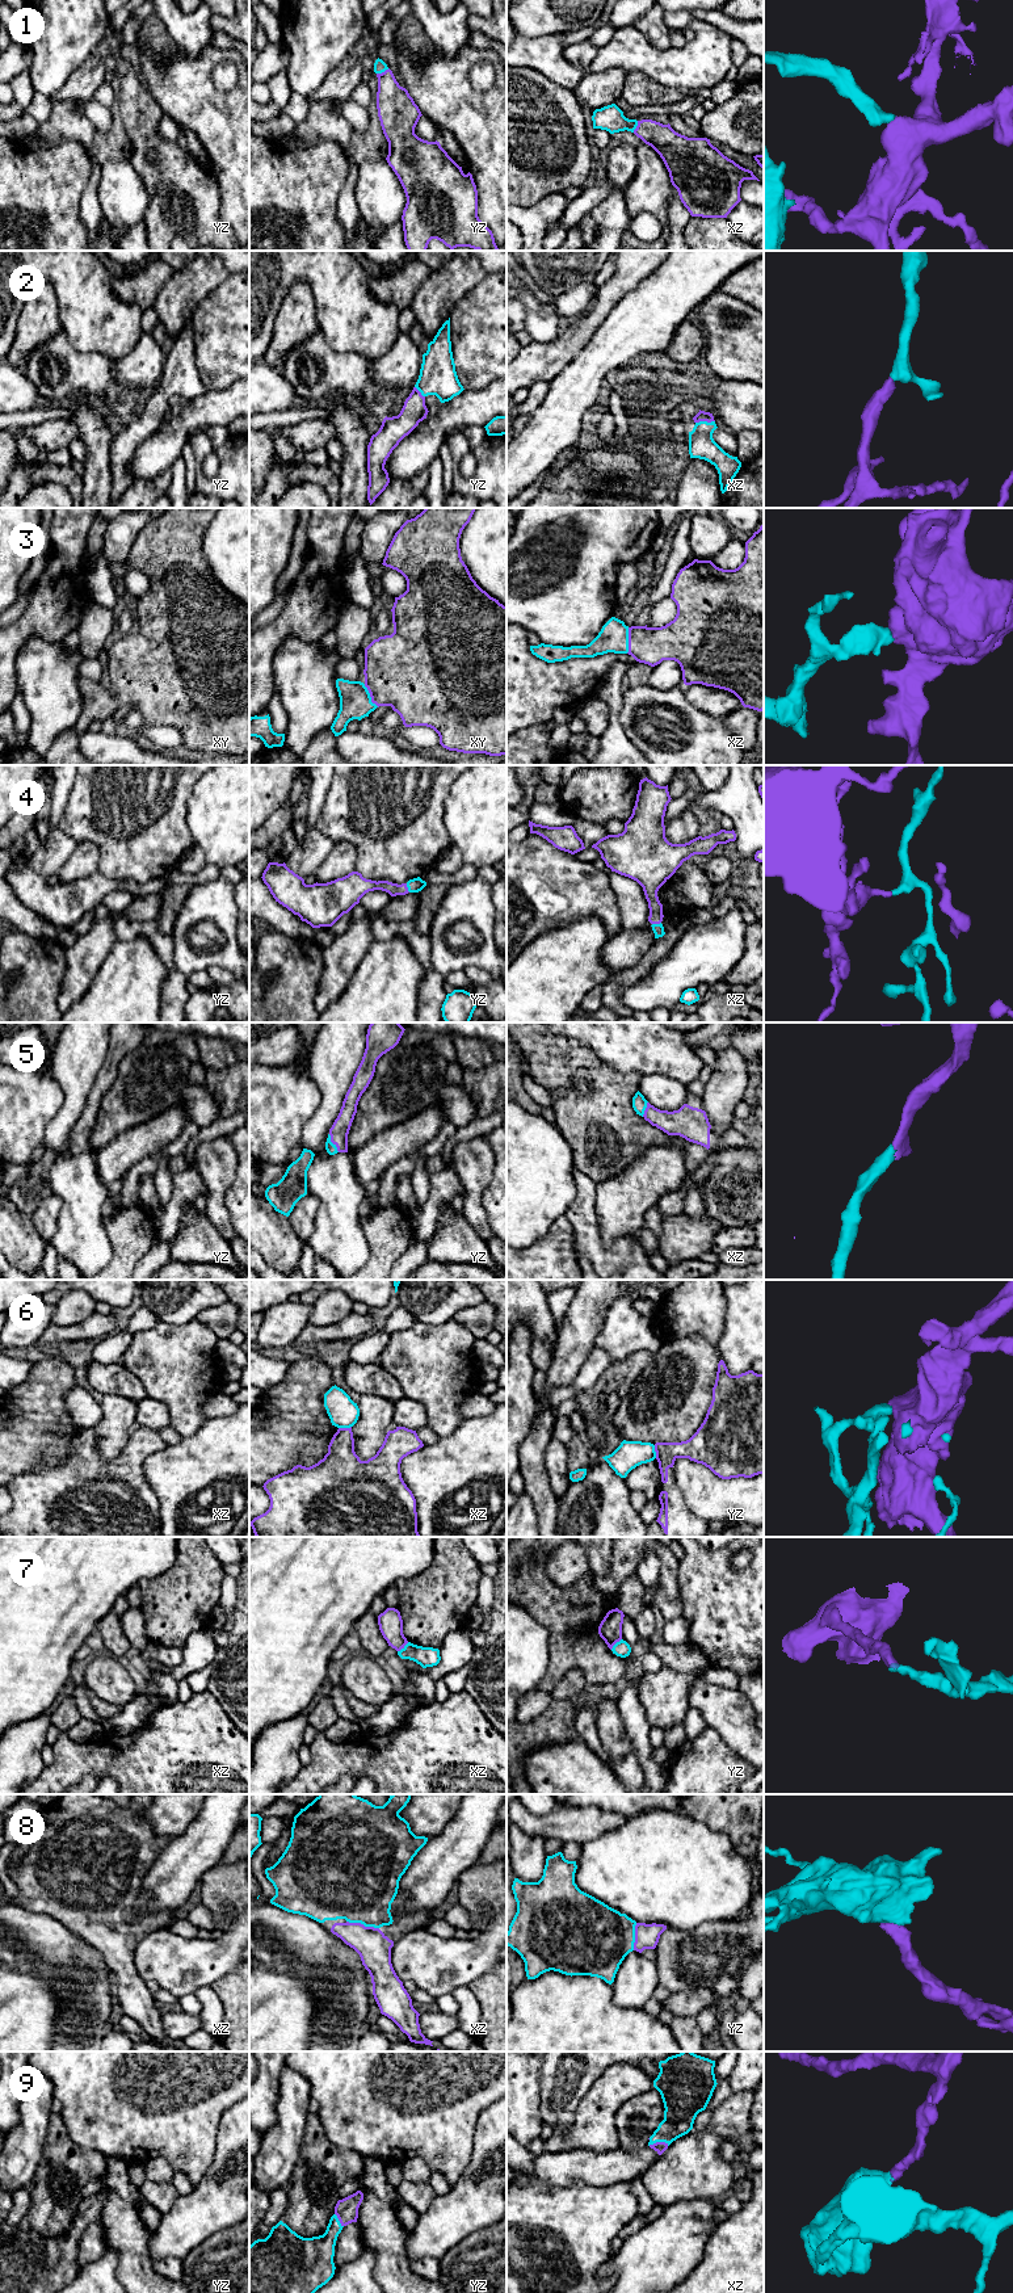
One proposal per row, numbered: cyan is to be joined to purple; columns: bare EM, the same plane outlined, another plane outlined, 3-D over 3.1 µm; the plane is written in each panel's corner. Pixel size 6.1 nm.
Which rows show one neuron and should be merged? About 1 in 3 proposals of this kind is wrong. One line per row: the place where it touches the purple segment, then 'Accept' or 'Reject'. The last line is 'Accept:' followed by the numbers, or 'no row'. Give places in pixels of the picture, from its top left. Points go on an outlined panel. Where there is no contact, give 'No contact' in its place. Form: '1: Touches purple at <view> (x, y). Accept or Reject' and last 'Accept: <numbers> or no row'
1: Touches purple at yz (382, 72). Accept
2: Touches purple at xz (705, 420). Accept
3: Touches purple at xz (629, 641). Accept
4: Touches purple at yz (407, 887). Accept
5: Touches purple at yz (332, 1142). Accept
6: Touches purple at xz (344, 1428). Reject
7: Touches purple at xz (403, 1646). Reject
8: Touches purple at xz (362, 1924). Accept
9: Touches purple at xz (658, 2142). Accept
Accept: 1, 2, 3, 4, 5, 8, 9

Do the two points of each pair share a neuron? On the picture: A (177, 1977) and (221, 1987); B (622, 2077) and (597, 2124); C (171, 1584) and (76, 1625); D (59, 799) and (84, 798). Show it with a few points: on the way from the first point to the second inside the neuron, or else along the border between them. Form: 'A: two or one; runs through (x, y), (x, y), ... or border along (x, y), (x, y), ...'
A: two; border along (235, 1968), (211, 1986)
B: one; runs through (613, 2088), (604, 2098), (604, 2109), (601, 2112)
C: two; border along (167, 1571), (151, 1579), (141, 1579), (137, 1583)
D: two; border along (75, 778), (59, 822), (61, 830)

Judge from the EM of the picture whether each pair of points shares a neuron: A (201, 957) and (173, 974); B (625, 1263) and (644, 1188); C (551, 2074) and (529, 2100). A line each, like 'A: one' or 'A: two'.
A: two
B: two
C: two

